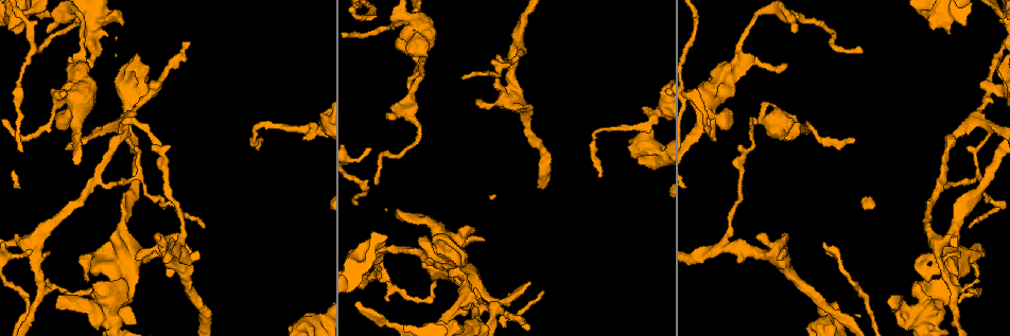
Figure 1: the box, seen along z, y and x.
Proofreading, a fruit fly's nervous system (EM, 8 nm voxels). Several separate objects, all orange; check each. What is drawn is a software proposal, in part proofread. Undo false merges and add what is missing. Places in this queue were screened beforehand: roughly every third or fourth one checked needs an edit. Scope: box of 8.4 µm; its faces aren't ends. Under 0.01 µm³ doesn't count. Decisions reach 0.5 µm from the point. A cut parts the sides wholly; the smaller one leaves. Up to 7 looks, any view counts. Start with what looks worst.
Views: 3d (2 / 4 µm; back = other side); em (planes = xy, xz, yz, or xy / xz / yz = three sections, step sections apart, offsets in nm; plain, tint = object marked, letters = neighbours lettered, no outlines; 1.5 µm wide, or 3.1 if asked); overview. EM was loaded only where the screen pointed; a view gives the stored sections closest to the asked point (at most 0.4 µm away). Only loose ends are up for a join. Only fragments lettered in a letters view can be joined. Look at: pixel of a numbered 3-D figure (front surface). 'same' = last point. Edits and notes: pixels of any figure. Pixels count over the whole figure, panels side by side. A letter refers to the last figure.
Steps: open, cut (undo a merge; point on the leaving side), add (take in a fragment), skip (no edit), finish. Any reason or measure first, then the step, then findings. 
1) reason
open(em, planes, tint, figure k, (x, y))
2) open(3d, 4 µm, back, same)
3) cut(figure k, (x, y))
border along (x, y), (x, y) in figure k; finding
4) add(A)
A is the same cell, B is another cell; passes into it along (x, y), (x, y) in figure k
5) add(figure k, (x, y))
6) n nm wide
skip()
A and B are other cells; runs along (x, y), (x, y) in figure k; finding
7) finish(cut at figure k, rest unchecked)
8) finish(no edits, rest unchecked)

thin end
open(em, yz, step 4, letters, figure 1, (32, 250))

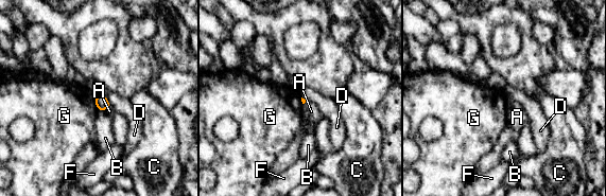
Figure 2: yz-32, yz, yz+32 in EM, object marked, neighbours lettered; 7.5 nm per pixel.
skip()
A, B, C, D, F and G are other cells; border along (93, 98), (98, 110) in figure 2; none of them fits

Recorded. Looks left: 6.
thin end
open(3d, 4 µm, figure 1, (375, 184))

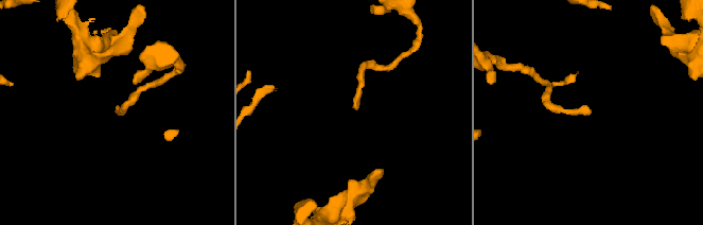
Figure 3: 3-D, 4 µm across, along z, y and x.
open(em, planes, tint, figure 3, (589, 112))

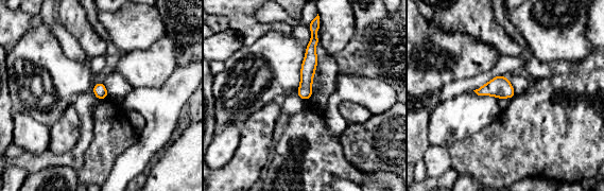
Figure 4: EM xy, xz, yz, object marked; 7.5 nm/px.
see the neighbours
open(em, planes, letters, same)

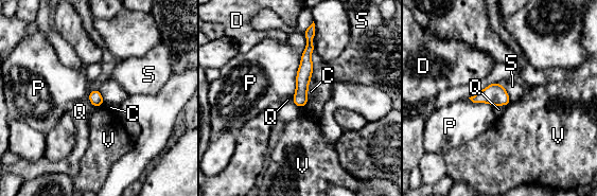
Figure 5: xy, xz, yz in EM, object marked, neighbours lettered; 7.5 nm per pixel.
skip()
C, D, P, Q, S and V are other cells; border along (505, 105), (496, 105), (494, 107) in figure 5; no lettered fragment goes on from it

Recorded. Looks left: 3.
open(em, xz, step 8, tint, figure 1, (994, 90))

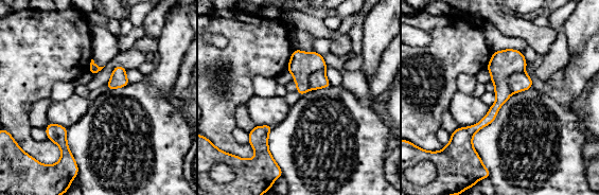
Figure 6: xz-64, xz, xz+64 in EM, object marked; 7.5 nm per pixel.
open(em, planes, tint, same)

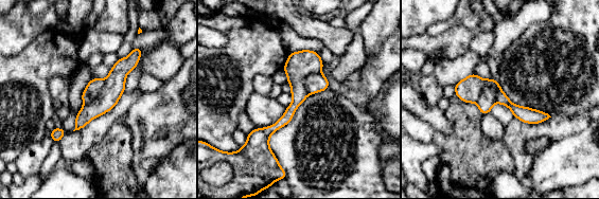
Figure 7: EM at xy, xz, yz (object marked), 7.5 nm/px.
open(em, planes, letters, same)

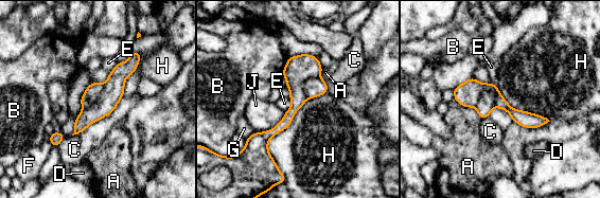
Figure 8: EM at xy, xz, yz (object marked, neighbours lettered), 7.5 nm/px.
H touches over 700 nm
cut(figure 8, (487, 102))
A, B, C, D, E, F, G, H and J are other cells; border along (494, 93), (482, 92), (475, 107) in figure 8; a second neuron is stuck on

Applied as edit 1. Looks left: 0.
finish(cut at figure 8, rest unchecked)

